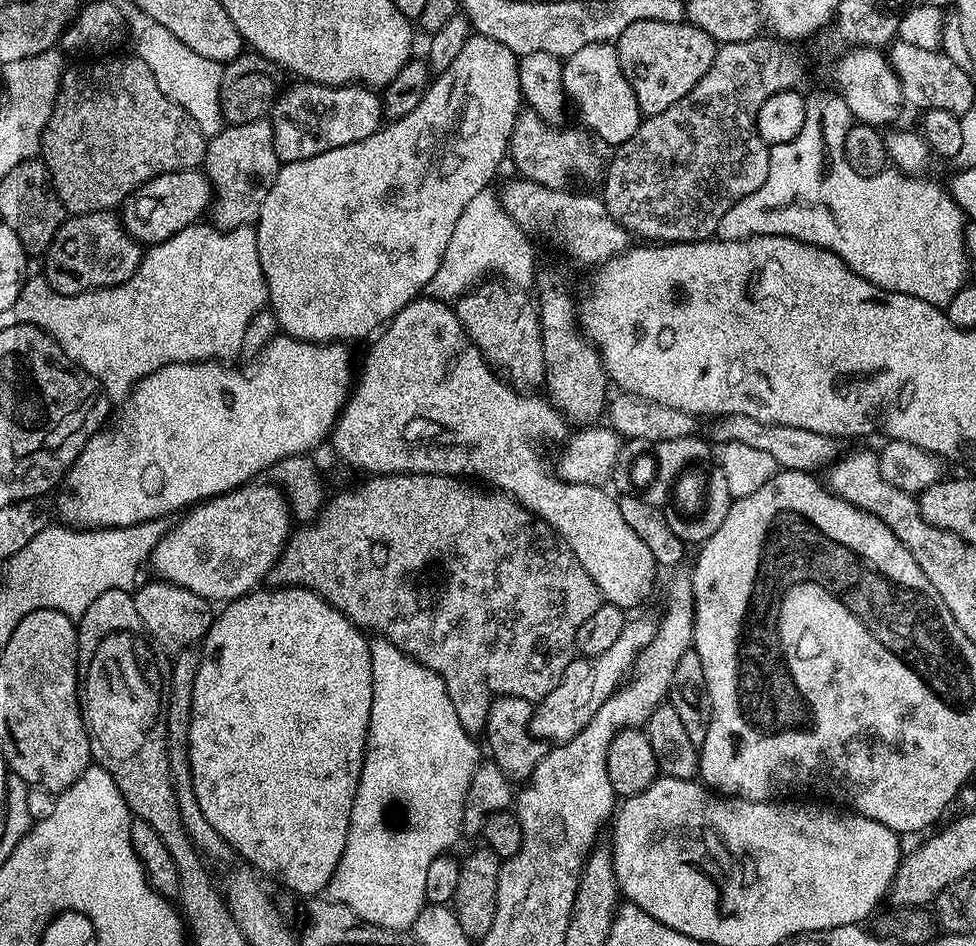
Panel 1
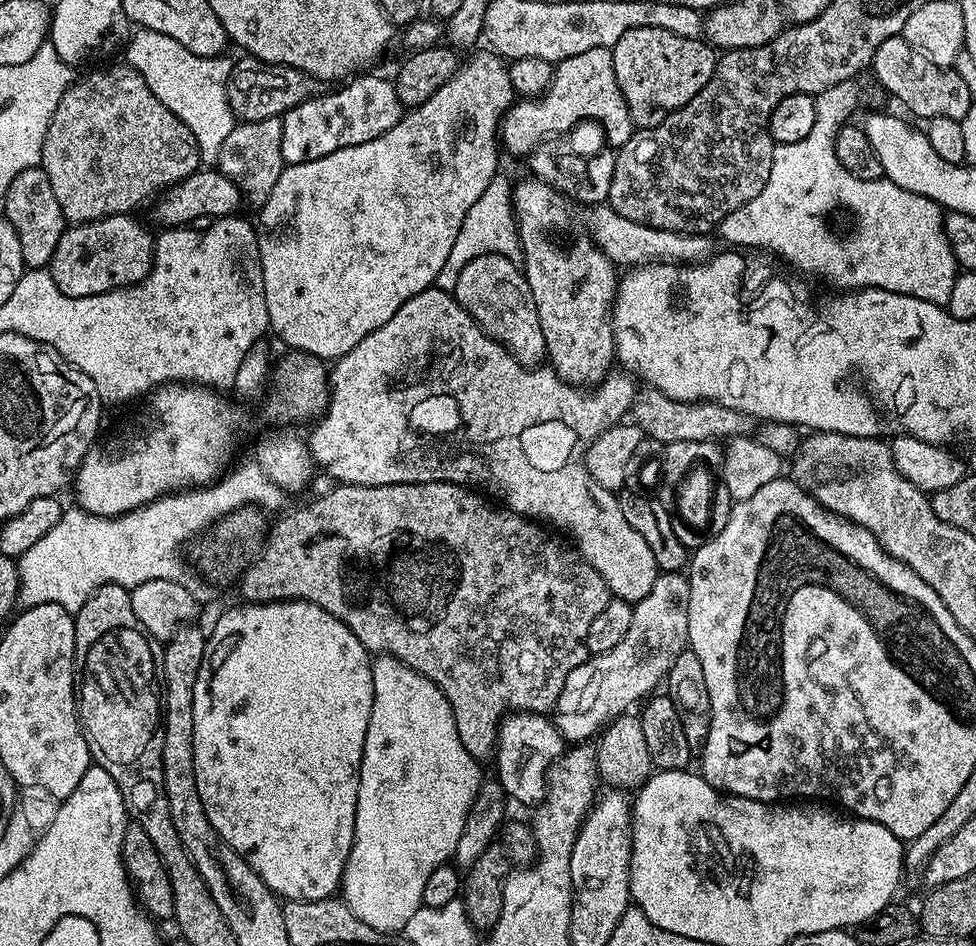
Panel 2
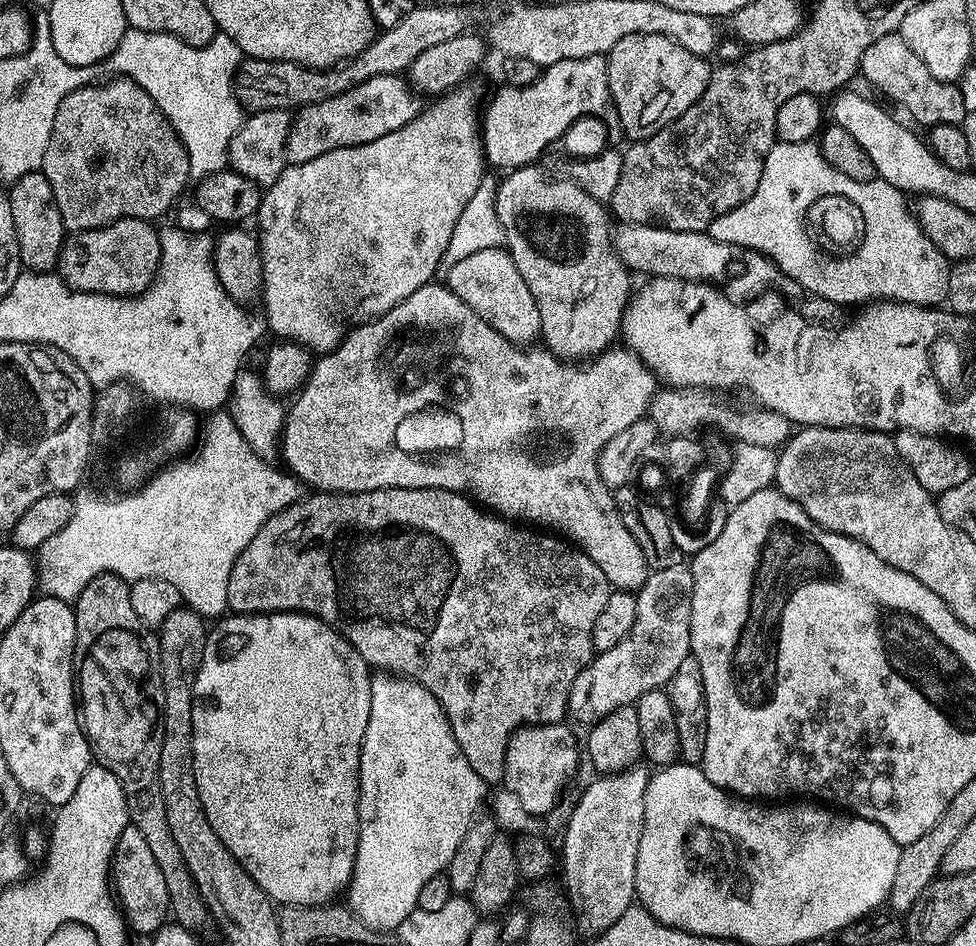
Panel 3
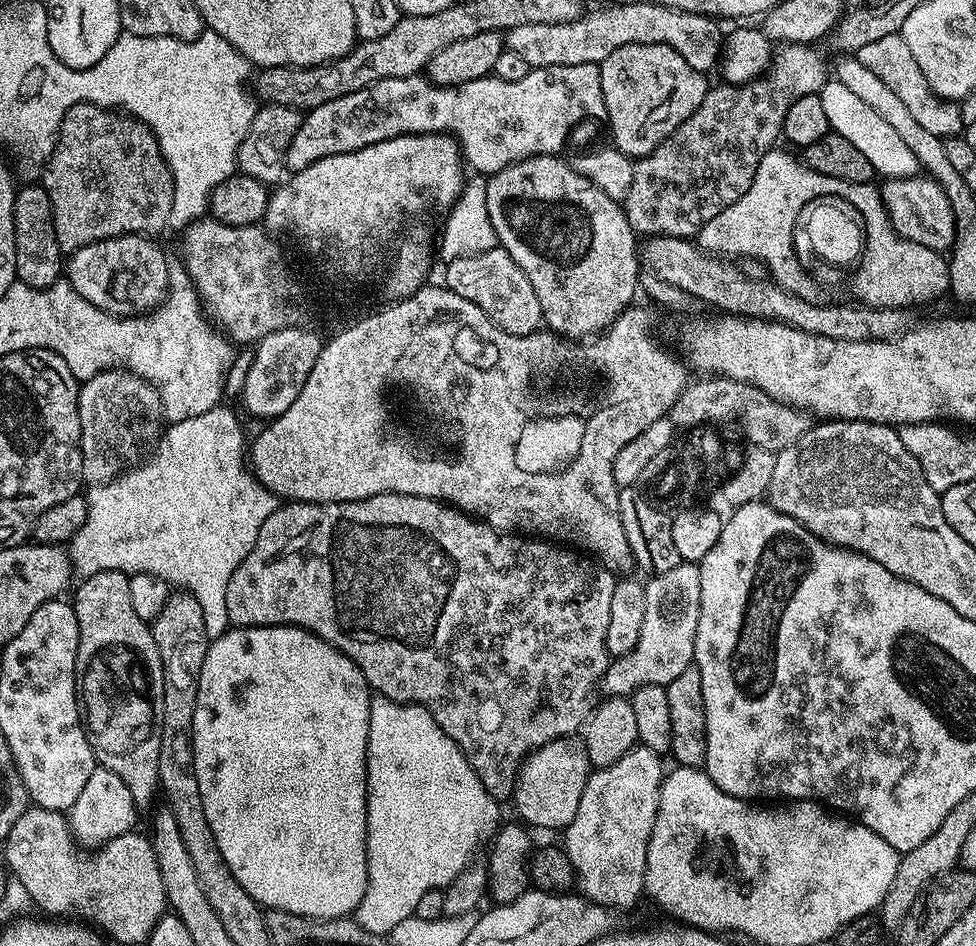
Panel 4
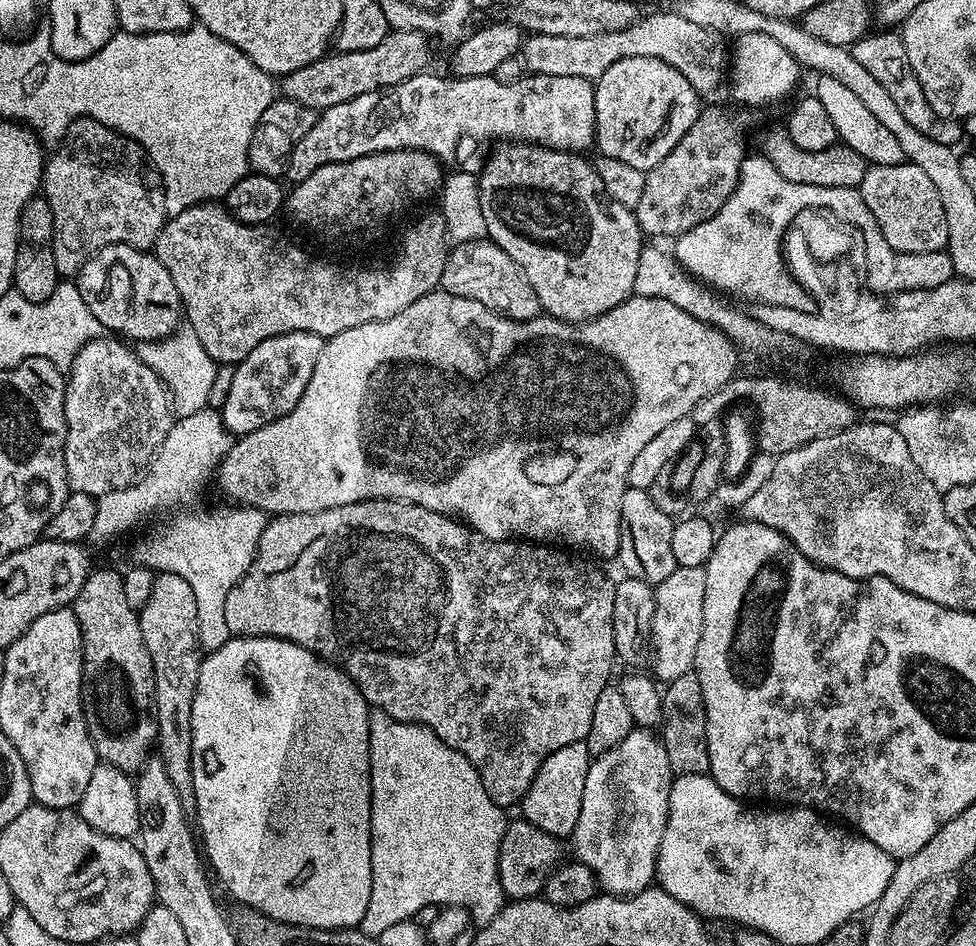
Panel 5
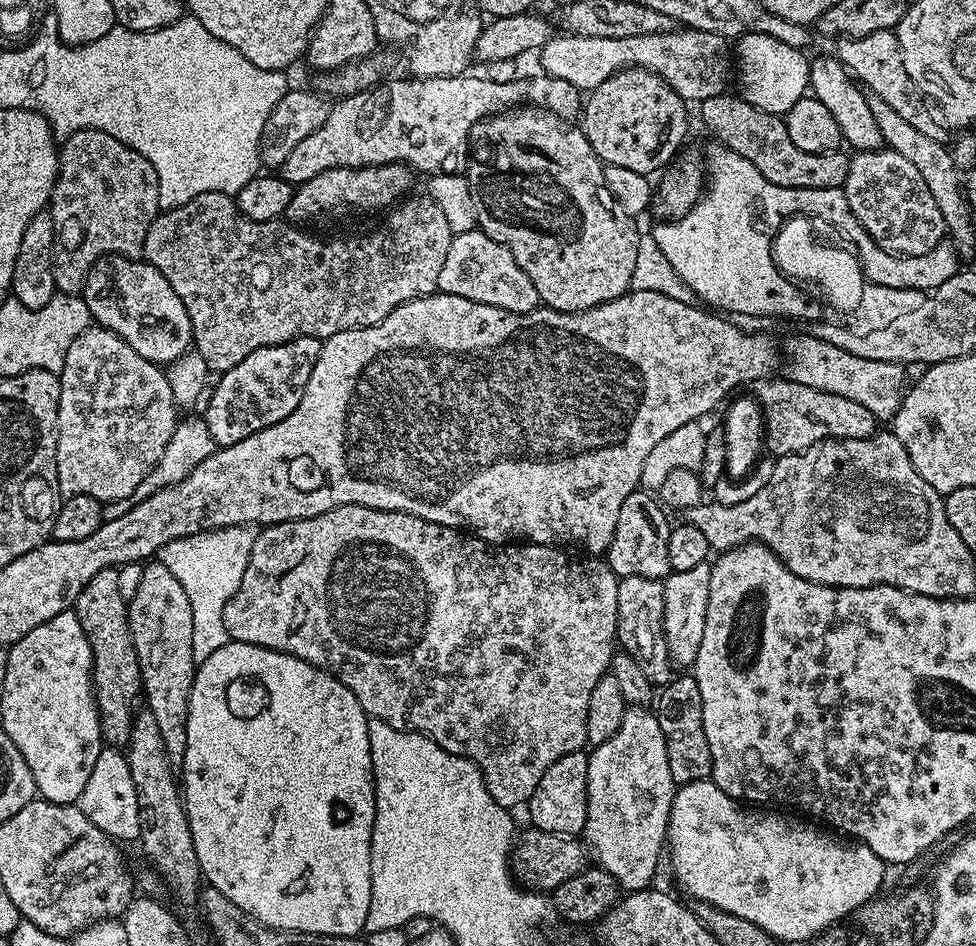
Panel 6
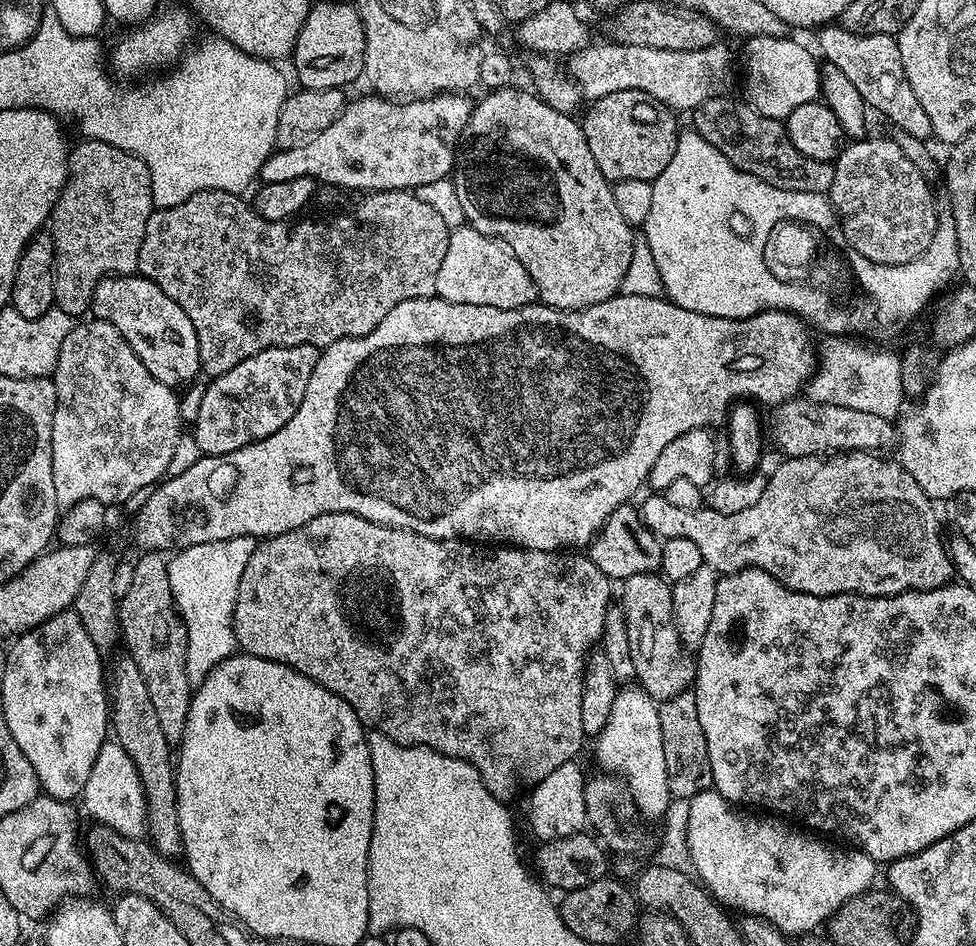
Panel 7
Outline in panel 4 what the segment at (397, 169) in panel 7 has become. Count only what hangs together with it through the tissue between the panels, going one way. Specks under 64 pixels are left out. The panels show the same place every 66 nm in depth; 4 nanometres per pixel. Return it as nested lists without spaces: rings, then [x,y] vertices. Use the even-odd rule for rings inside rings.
[[[599,64],[529,67],[526,78],[518,82],[499,80],[493,74],[478,78],[474,82],[466,82],[458,88],[437,88],[431,80],[420,74],[386,78],[369,88],[354,90],[354,94],[342,94],[342,98],[334,98],[334,102],[322,102],[322,106],[307,109],[298,126],[298,134],[294,134],[290,142],[290,150],[286,150],[286,166],[289,173],[301,172],[306,170],[306,166],[322,158],[330,158],[334,154],[362,150],[366,146],[374,146],[378,142],[386,142],[399,136],[438,132],[455,138],[467,167],[473,173],[487,178],[519,160],[559,153],[564,139],[579,120],[584,120],[587,116],[604,118],[607,115],[602,98]]]

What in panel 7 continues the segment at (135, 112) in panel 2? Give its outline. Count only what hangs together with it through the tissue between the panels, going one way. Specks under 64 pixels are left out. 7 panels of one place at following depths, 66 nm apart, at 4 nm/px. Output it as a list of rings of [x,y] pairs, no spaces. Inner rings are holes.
[[[81,139],[80,145],[73,147],[68,153],[68,180],[64,184],[64,190],[60,195],[60,201],[52,207],[50,217],[50,231],[54,242],[54,254],[56,255],[56,281],[54,282],[55,307],[61,308],[67,316],[80,318],[83,312],[87,313],[92,306],[92,292],[105,276],[131,276],[138,269],[138,254],[142,250],[142,238],[146,234],[146,222],[152,217],[154,205],[152,203],[152,179],[150,170],[142,158],[131,156],[128,152],[118,150],[101,140]]]

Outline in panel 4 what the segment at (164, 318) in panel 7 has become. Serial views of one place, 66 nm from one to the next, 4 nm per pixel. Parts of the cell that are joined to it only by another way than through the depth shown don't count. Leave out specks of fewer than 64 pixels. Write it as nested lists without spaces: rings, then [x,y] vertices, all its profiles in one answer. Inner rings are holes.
[[[115,236],[90,242],[90,246],[82,246],[67,257],[66,279],[74,286],[74,290],[78,290],[78,294],[82,294],[82,298],[86,298],[86,302],[98,306],[103,312],[109,312],[111,316],[121,318],[143,316],[163,304],[170,287],[168,260],[156,243],[157,241],[150,236]]]

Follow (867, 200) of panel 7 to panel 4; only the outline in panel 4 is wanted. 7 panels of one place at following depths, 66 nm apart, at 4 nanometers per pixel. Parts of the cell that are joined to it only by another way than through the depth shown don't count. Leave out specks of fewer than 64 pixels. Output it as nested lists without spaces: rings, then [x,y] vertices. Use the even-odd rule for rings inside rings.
[[[924,174],[885,179],[882,185],[884,188],[881,187],[879,193],[884,201],[887,223],[901,240],[913,240],[941,254],[951,249],[956,240],[956,219],[943,186]]]

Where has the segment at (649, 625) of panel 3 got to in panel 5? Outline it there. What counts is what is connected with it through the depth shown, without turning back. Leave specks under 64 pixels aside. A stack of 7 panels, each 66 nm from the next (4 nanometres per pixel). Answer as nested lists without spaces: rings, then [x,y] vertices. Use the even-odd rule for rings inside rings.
[[[676,568],[666,582],[655,585],[654,622],[650,641],[650,664],[656,667],[657,681],[682,678],[693,671],[698,654],[698,638],[702,638],[702,606],[706,602],[706,574],[703,568]]]

